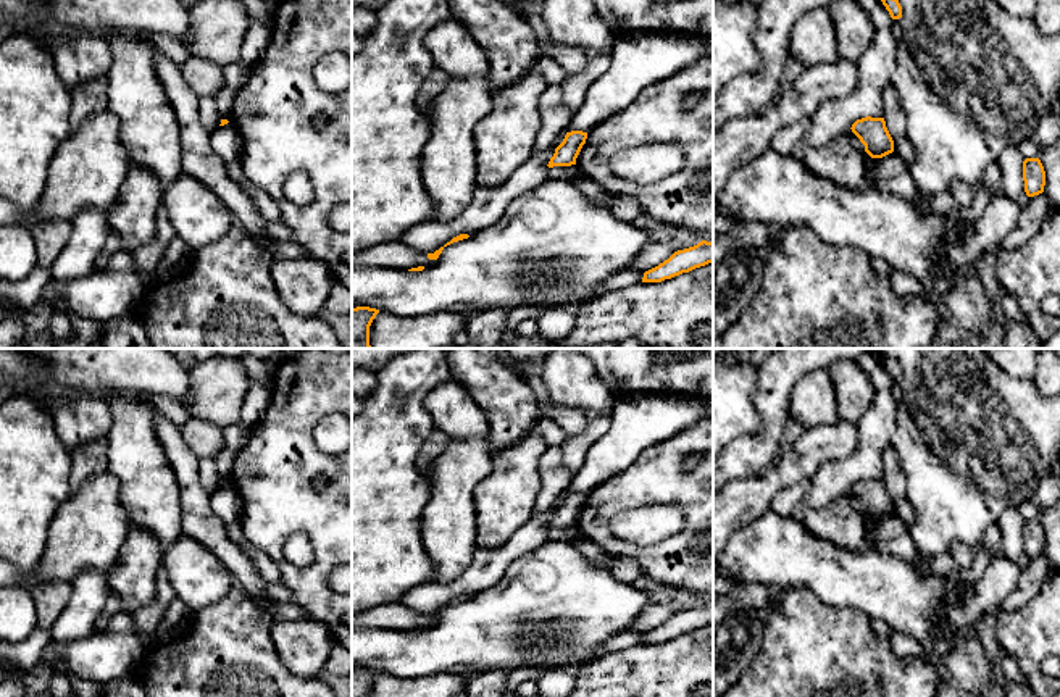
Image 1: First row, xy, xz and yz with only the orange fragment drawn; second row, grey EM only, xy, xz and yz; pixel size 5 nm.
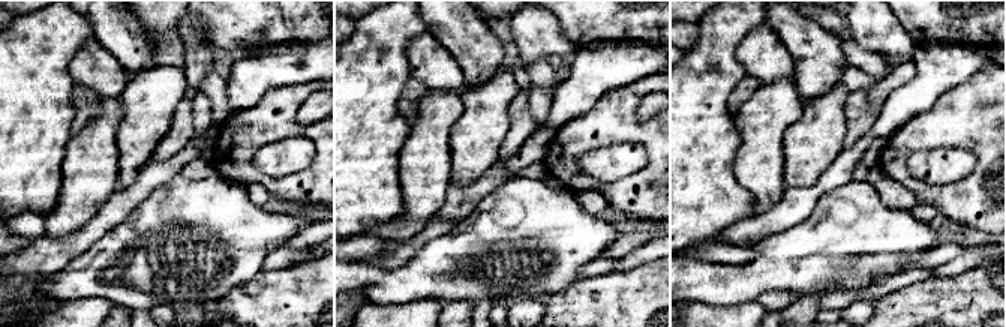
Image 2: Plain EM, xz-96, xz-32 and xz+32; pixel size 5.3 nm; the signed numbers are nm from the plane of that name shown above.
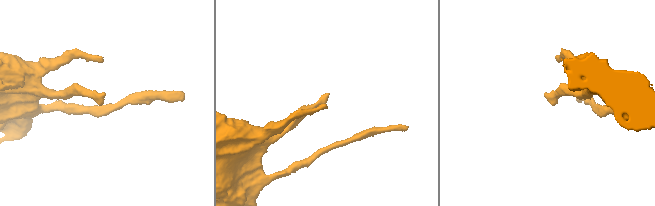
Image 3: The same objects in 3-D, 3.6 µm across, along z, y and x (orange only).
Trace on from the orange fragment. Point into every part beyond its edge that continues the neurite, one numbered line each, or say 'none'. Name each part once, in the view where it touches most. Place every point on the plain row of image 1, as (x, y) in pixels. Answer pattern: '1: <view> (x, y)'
none

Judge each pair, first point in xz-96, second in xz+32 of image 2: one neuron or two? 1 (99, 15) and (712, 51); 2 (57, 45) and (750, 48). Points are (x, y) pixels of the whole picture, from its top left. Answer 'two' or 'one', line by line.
1: two
2: two

